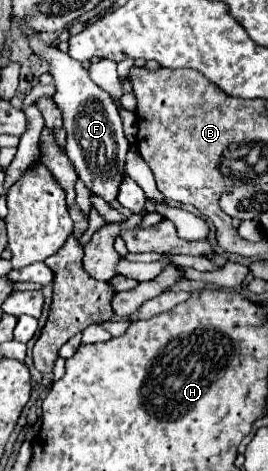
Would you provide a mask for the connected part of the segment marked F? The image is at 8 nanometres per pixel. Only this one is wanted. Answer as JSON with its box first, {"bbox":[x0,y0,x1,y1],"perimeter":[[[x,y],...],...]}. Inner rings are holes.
{"bbox":[23,26,129,202],"perimeter":[[[23,26],[23,34],[29,40],[31,50],[37,56],[47,58],[47,62],[51,66],[49,72],[57,86],[57,94],[53,96],[53,100],[59,104],[59,108],[63,112],[63,126],[67,130],[65,150],[67,150],[69,160],[73,162],[83,184],[95,196],[103,198],[105,202],[113,202],[117,198],[119,186],[125,178],[125,156],[129,150],[129,142],[123,134],[117,106],[113,104],[111,96],[89,78],[89,72],[77,60],[73,60],[69,54],[63,54],[61,50],[49,46],[49,44],[41,42],[37,32],[27,26]]]}

